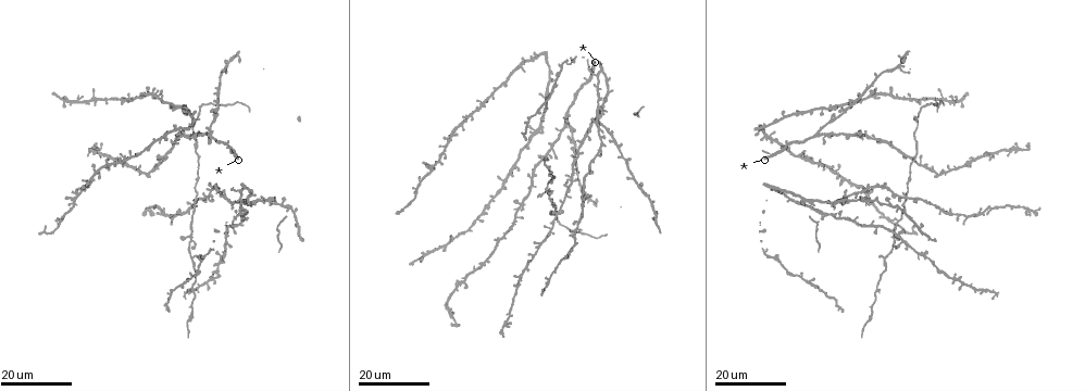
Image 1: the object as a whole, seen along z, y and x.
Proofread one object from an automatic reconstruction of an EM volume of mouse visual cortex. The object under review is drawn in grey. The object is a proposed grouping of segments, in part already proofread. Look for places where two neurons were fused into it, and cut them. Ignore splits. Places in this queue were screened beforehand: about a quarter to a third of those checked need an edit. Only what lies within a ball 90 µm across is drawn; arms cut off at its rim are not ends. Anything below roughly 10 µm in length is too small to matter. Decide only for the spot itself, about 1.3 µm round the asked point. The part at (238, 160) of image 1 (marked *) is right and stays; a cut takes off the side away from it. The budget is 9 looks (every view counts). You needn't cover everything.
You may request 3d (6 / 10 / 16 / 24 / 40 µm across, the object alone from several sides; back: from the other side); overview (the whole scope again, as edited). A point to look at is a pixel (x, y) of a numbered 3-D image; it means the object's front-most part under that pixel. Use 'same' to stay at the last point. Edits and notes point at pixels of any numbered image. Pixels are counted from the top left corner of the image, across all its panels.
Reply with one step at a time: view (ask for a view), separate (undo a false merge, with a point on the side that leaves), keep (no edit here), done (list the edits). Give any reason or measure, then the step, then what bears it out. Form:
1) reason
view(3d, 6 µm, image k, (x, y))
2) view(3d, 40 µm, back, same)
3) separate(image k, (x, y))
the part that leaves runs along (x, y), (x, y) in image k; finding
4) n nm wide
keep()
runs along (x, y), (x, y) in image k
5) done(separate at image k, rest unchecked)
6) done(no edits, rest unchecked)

view(3d, 24 µm, image 1, (191, 242))

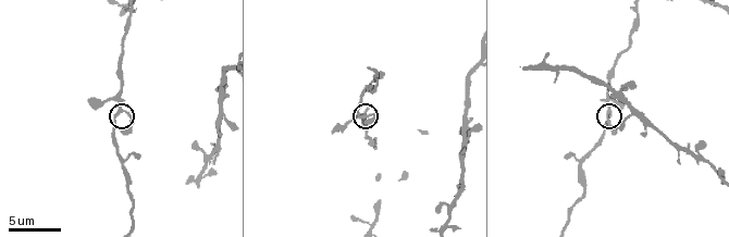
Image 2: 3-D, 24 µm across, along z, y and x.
view(3d, 10 µm, image 2, (118, 115))

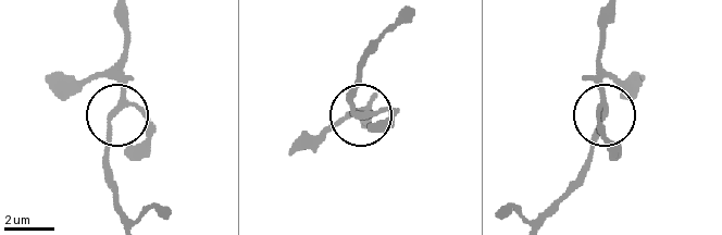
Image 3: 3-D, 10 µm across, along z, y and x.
200 nm wide
keep()
runs along (125, 12), (125, 99), (107, 149), (107, 184) in image 3; one neuron here

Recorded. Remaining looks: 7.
two arms in line, one across
view(3d, 24 µm, image 1, (905, 215))

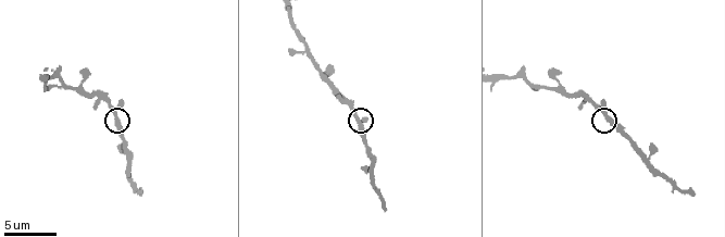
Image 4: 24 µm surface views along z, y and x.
view(3d, 10 µm, image 4, (359, 122))

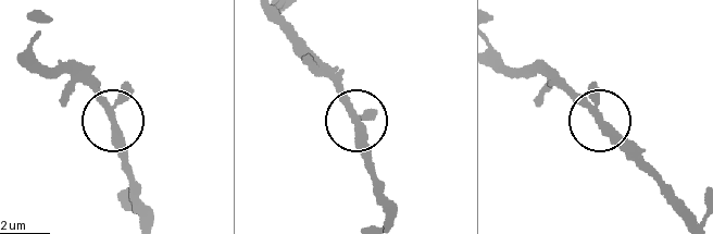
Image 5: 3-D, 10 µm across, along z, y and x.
3 arms
keep()
runs along (273, 21), (337, 89), (366, 169) in image 5; continuous, no second neuron

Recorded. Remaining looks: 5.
three-way junction
view(3d, 16 µm, image 1, (562, 202))

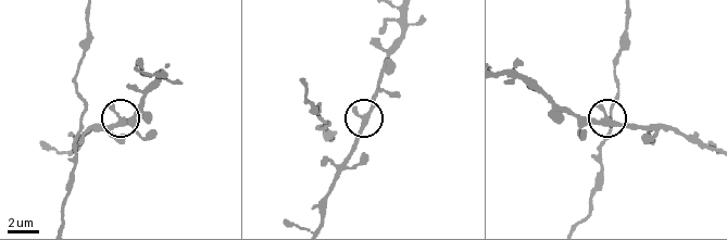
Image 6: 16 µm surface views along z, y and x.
zoom in
view(3d, 10 µm, image 6, (611, 120))

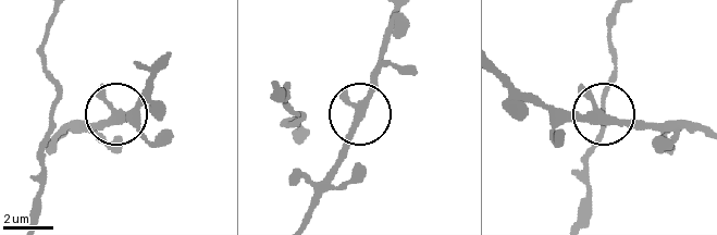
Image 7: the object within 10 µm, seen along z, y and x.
keep()
runs along (505, 78), (567, 110), (623, 122), (670, 122) in image 7; one neuron here

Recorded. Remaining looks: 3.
a fork
view(3d, 24 µm, image 1, (822, 203))

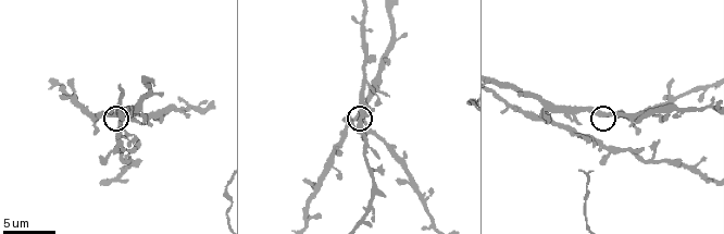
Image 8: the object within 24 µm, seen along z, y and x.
view(3d, 6 µm, image 8, (603, 114))

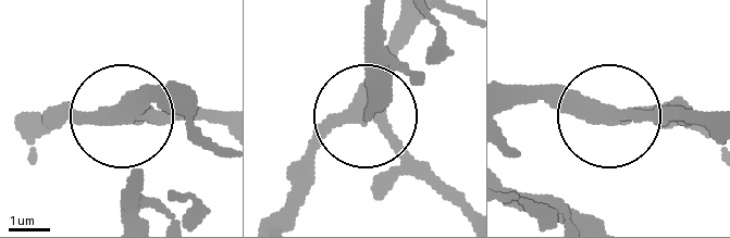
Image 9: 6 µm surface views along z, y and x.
side arm 44 µm; 3 arms
keep()
all the same neuron

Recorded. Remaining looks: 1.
done(no edits, rest unchecked)

